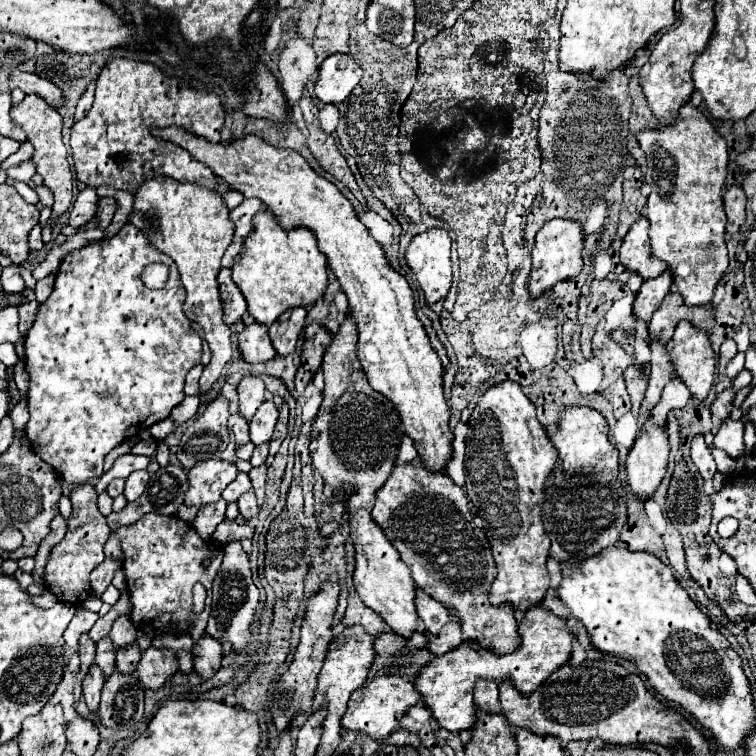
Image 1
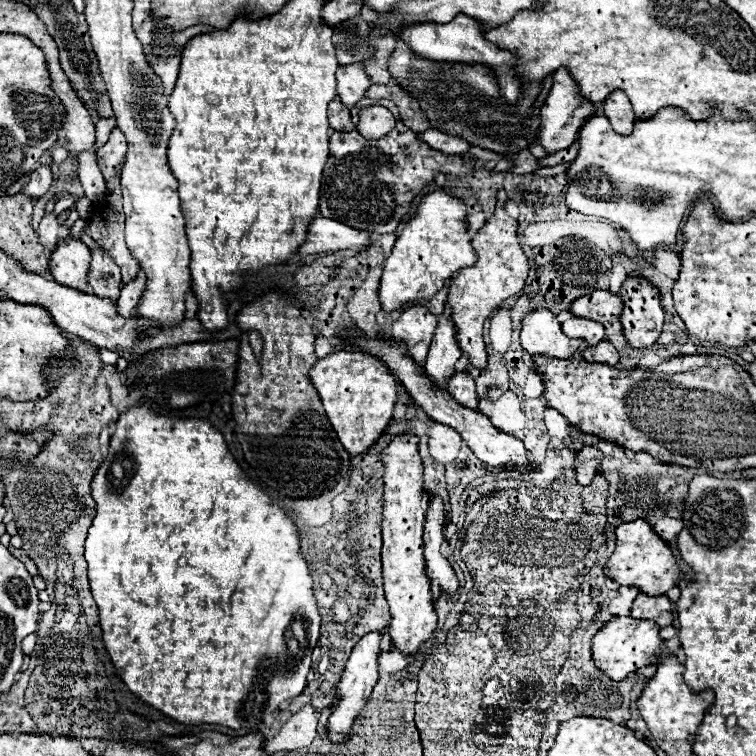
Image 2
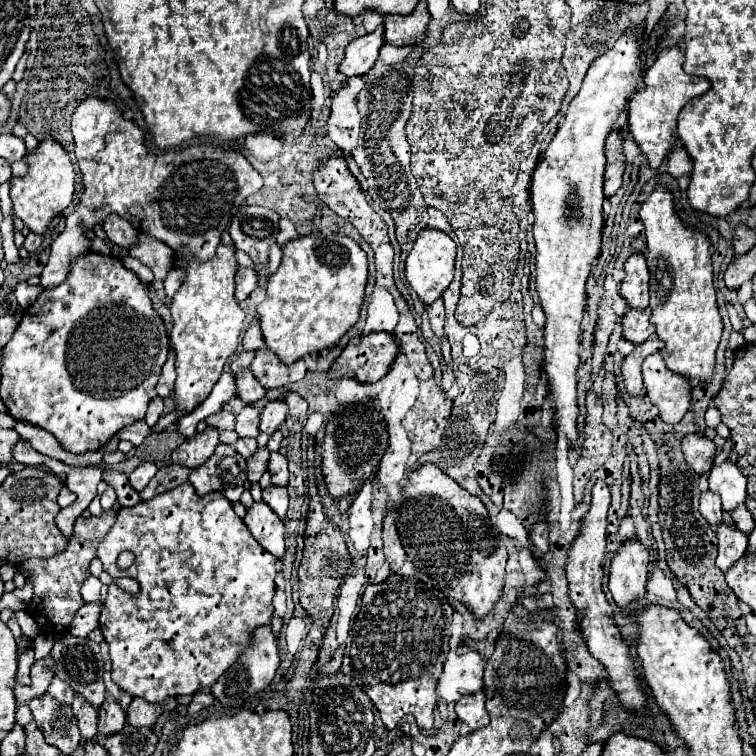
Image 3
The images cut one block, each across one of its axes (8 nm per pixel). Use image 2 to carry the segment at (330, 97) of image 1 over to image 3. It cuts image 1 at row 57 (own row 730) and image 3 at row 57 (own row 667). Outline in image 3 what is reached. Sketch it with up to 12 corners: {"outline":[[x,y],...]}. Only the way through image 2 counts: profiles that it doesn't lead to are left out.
{"outline":[[384,28],[364,34],[346,48],[340,72],[366,74],[386,42]]}

